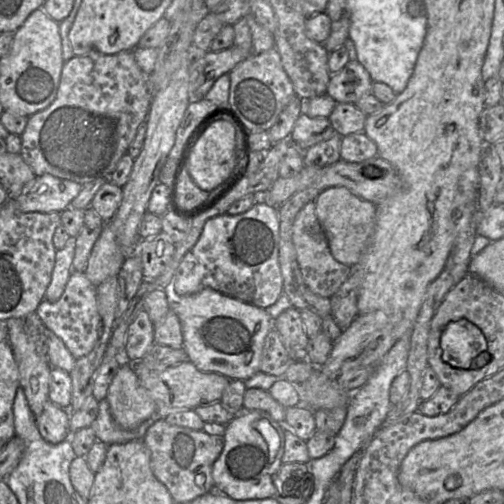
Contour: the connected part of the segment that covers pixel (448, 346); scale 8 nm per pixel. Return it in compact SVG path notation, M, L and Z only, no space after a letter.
M459 319L447 324L440 345L444 362L454 368L467 369L473 359L486 349L486 339L473 323Z

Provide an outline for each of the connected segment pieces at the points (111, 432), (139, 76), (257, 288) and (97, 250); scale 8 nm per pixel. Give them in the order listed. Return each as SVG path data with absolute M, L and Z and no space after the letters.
M104 399L99 402L98 415L90 427L93 429L97 440L104 442L106 445L124 444L132 440L143 440L149 427L164 417L164 412L159 411L142 422L138 428L124 430L113 420L109 403Z
M133 51L74 56L64 62L55 100L47 108L28 117L21 135L20 155L36 176L51 174L81 185L98 178L108 178L110 181L118 162L127 153L135 138L138 128L145 123L151 101L149 75L137 64Z
M257 201L245 212L208 219L194 246L181 259L170 286L172 297L212 288L230 297L268 308L283 293L279 264L278 207Z
M111 221L105 222L88 259L85 275L96 287L110 277L117 276L125 261L124 249L117 243Z

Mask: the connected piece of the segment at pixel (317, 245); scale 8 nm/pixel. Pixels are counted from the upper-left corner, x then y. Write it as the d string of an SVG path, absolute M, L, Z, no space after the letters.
M314 201L305 204L296 215L292 226L292 241L305 285L314 294L330 298L348 278L352 267L336 261L332 256L326 236L316 216Z

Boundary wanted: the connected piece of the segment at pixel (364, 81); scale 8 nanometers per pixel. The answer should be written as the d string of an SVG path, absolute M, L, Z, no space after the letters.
M349 60L339 72L330 76L326 93L336 103L356 104L361 97L372 93L372 83L368 71L358 60Z

